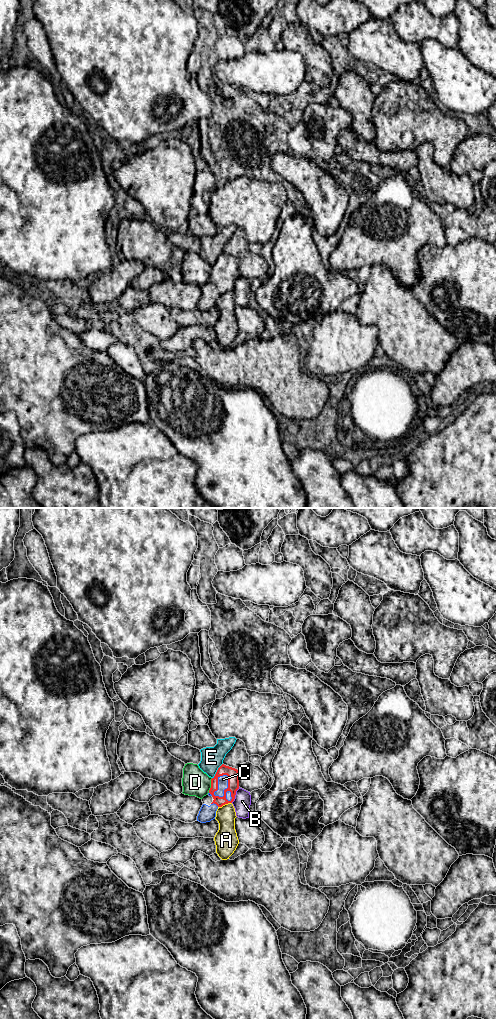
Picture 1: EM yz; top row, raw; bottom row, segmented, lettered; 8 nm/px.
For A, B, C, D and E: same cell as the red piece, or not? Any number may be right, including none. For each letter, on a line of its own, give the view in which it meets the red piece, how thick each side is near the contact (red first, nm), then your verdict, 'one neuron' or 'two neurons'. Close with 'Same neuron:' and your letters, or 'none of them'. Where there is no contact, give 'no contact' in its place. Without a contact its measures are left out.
A: yz | 100/160 nm | two neurons
B: yz | 100/140 nm | two neurons
C: yz | 100/80 nm | one neuron
D: yz | 100/220 nm | two neurons
E: yz | 100/180 nm | two neurons
Same neuron: C

